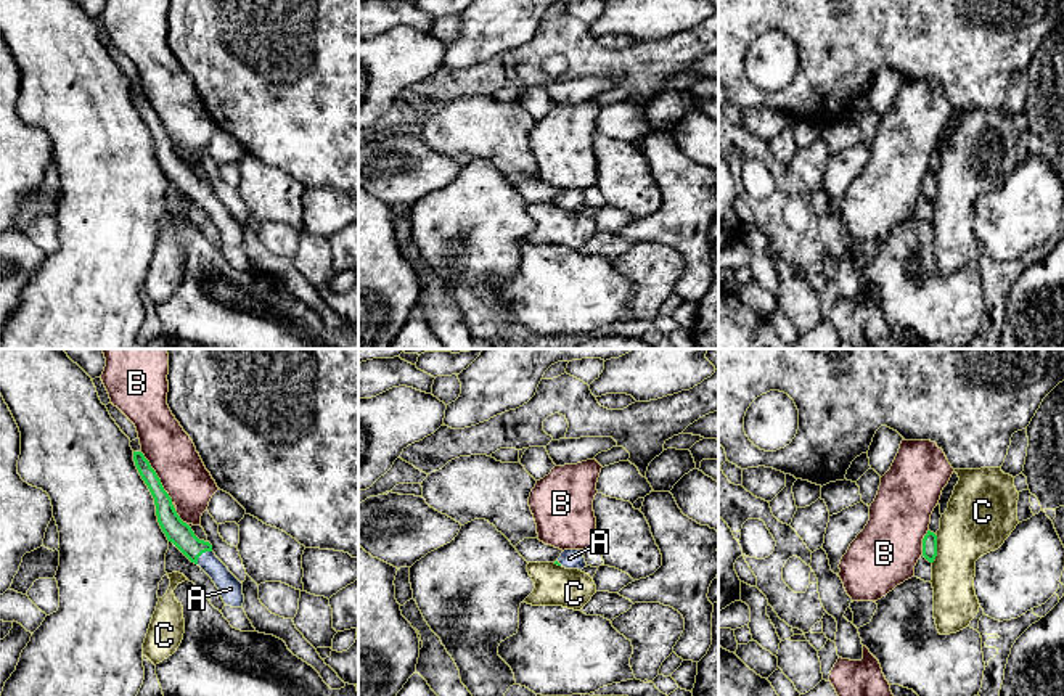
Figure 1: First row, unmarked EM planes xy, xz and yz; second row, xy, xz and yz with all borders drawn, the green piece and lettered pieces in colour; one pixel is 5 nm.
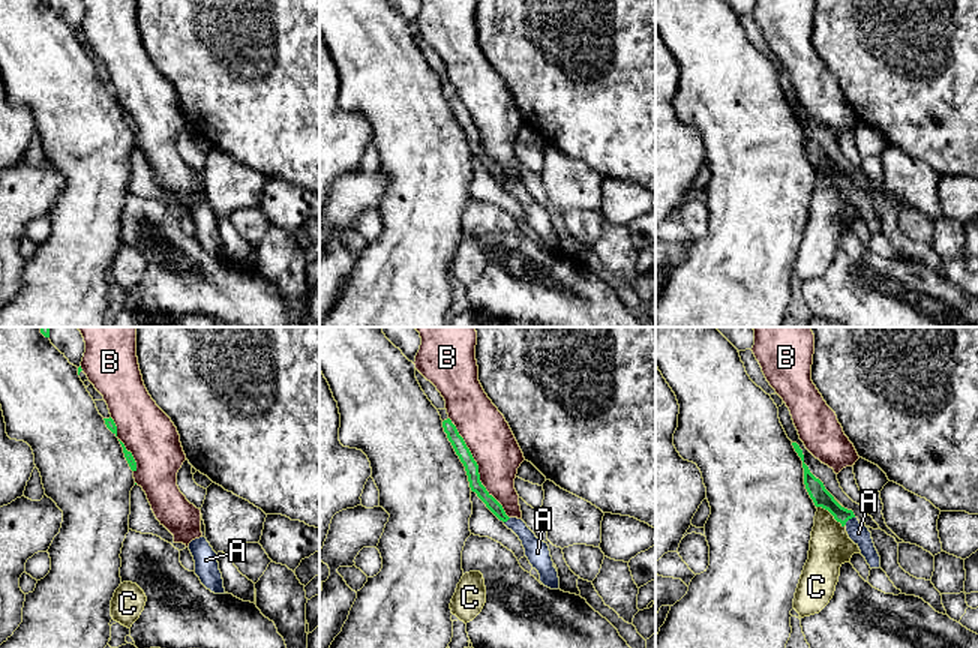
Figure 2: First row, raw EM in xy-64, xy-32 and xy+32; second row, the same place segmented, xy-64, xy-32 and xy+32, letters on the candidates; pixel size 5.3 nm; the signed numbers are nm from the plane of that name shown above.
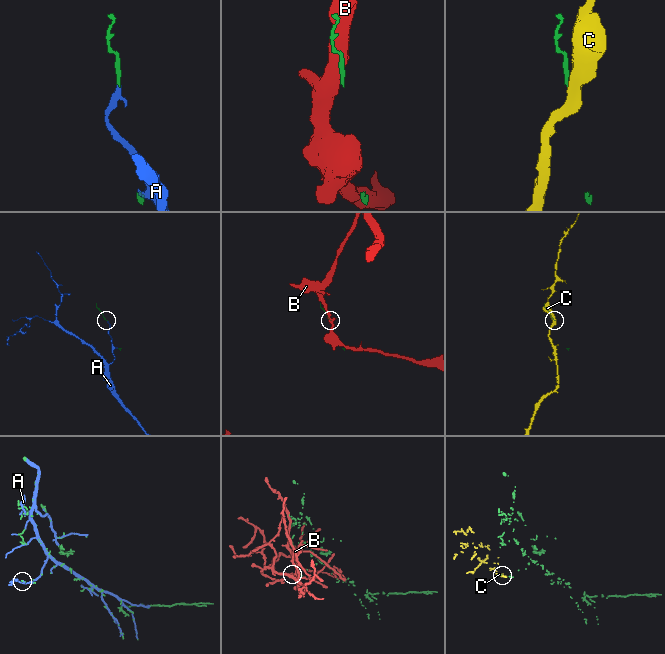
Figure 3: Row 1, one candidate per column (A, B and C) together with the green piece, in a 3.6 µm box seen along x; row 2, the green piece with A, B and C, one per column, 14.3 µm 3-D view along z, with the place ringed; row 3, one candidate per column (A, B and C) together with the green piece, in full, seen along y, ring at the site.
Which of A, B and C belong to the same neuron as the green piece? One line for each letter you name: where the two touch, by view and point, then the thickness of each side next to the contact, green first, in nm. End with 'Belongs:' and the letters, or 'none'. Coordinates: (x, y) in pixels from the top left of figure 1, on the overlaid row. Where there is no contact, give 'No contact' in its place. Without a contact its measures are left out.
A: Touches green at xy (201, 553). Thickness 120 nm (green) against 120 nm
Belongs: A

